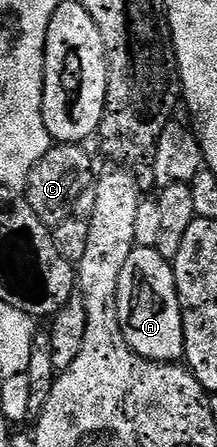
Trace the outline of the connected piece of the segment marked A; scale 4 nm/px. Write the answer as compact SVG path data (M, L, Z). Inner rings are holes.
M135 247L130 258L126 258L126 266L122 266L122 278L118 278L118 318L126 342L142 358L163 364L184 360L184 323L174 270L169 260L162 258L162 254L156 247Z

